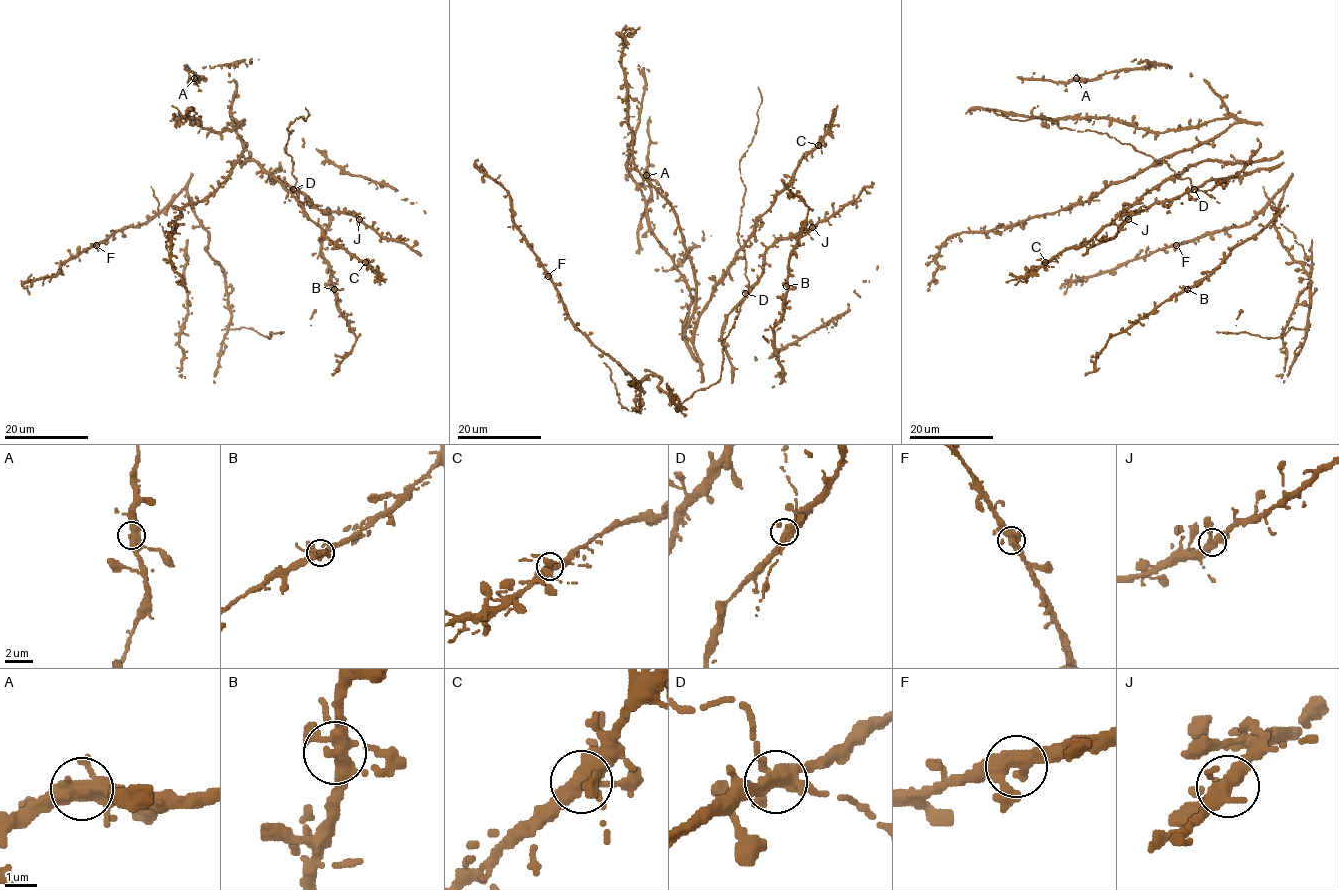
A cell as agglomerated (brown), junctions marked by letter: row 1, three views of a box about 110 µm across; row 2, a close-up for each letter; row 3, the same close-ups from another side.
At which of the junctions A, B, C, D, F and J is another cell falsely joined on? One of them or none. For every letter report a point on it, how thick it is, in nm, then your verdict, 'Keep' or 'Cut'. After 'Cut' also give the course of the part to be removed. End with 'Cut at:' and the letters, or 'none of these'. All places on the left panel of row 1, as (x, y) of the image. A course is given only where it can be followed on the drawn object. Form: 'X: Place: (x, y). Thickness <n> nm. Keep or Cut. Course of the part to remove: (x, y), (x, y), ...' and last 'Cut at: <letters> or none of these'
A: Place: (194, 78). Thickness 400 nm. Keep
B: Place: (334, 289). Thickness 360 nm. Keep
C: Place: (365, 262). Thickness 360 nm. Keep
D: Place: (293, 189). Thickness 400 nm. Keep
F: Place: (96, 245). Thickness 400 nm. Keep
J: Place: (359, 219). Thickness 380 nm. Keep
Cut at: none of these

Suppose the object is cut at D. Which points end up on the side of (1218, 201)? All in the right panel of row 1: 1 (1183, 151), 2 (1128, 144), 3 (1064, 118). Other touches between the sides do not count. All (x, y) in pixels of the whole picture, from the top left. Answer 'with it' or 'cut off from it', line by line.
1: cut off from it
2: with it
3: cut off from it

